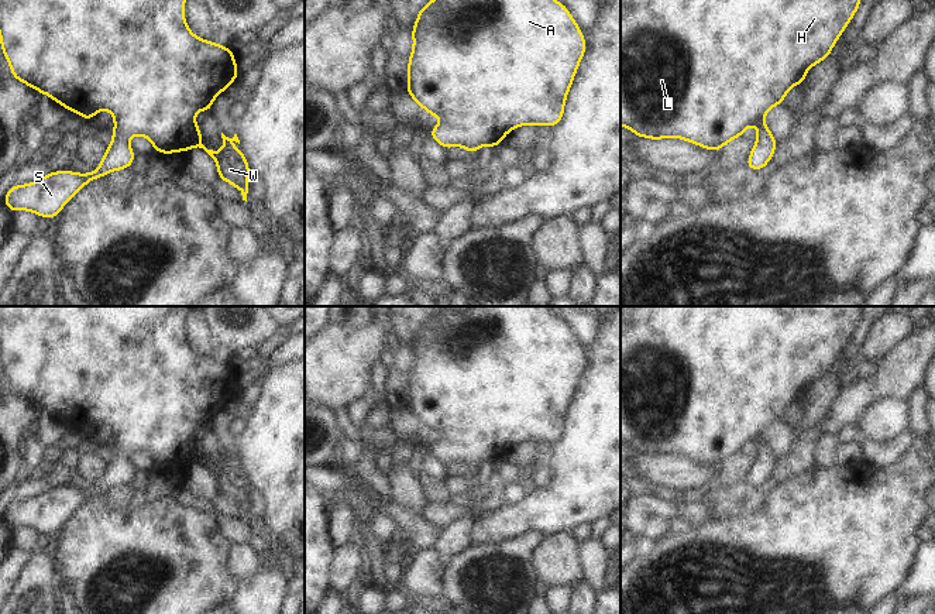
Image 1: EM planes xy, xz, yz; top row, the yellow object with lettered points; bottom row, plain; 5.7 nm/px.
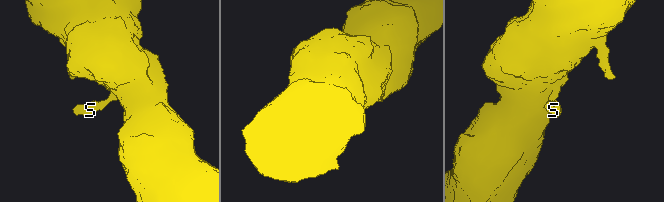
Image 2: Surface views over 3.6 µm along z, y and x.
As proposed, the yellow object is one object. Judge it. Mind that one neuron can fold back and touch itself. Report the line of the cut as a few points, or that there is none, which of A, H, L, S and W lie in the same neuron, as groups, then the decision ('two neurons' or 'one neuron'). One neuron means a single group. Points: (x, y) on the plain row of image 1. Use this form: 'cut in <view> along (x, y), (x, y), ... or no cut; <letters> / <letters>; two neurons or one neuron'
no cut; A H L S W; one neuron

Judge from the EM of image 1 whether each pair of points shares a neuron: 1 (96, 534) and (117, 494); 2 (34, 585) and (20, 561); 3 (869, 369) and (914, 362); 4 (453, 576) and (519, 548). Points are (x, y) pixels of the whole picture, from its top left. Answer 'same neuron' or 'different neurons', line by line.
1: different neurons
2: different neurons
3: different neurons
4: same neuron

